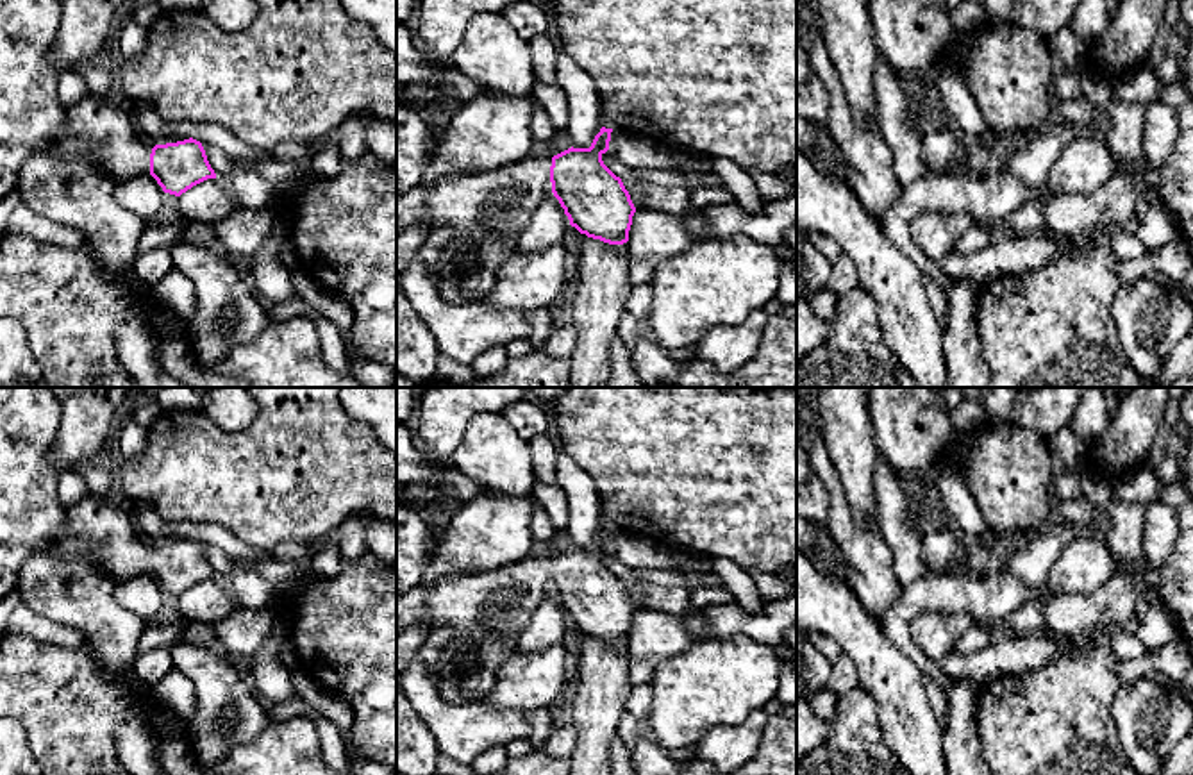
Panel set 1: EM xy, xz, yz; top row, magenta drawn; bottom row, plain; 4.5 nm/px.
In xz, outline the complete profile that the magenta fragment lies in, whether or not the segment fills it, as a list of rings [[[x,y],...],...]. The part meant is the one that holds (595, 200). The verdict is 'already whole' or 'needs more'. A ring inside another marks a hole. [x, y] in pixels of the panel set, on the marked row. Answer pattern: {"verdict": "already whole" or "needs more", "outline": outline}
{"verdict": "needs more", "outline": [[[602,127],[589,148],[554,157],[525,157],[482,173],[450,173],[396,196],[396,236],[414,225],[452,227],[454,239],[520,238],[552,193],[570,225],[609,245],[629,241],[636,207],[620,177],[602,161],[613,129]]]}

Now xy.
{"verdict": "needs more", "outline": [[[88,93],[66,109],[63,130],[46,146],[54,157],[86,157],[123,182],[150,173],[164,193],[180,196],[216,179],[200,141],[152,145],[136,127],[130,109]]]}

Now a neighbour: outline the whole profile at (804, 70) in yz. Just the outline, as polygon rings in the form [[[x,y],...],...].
[[[797,30],[797,86],[804,84],[813,73],[805,38]]]

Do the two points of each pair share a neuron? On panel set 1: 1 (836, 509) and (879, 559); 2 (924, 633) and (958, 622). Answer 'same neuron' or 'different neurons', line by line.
1: same neuron
2: same neuron

